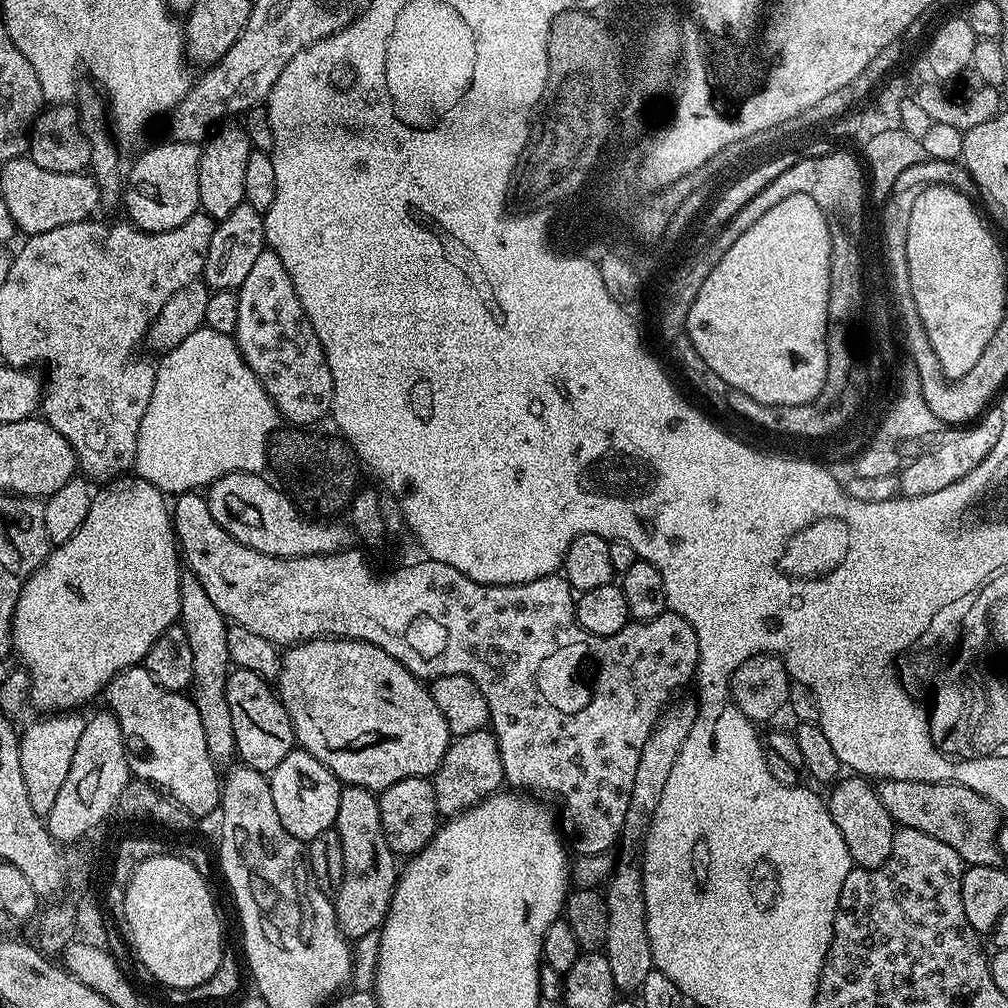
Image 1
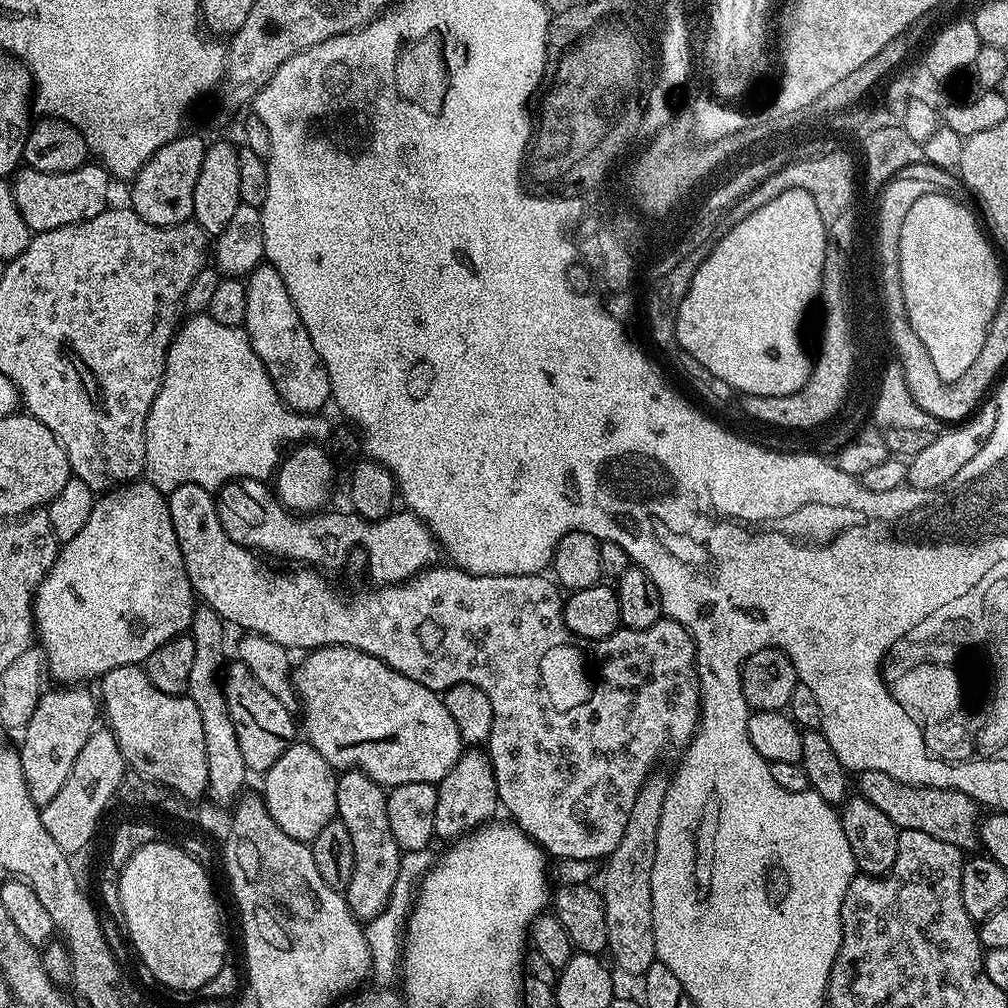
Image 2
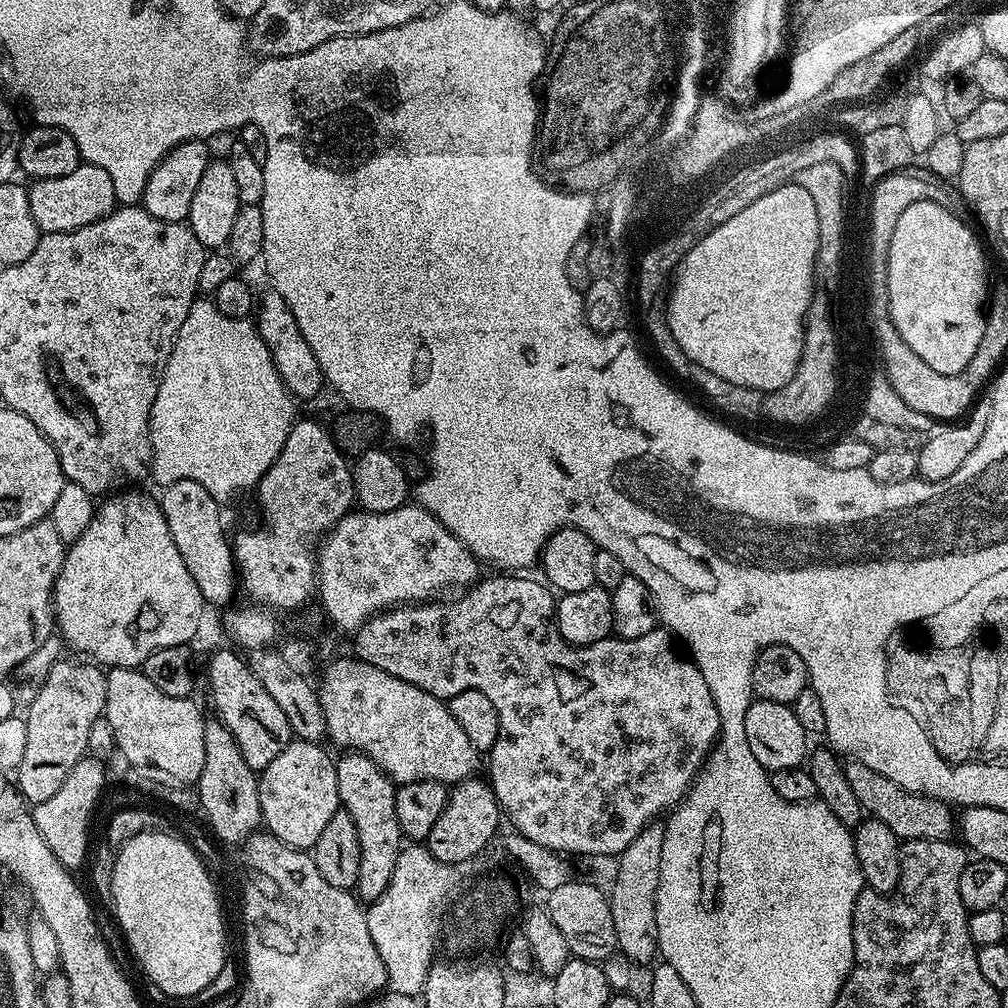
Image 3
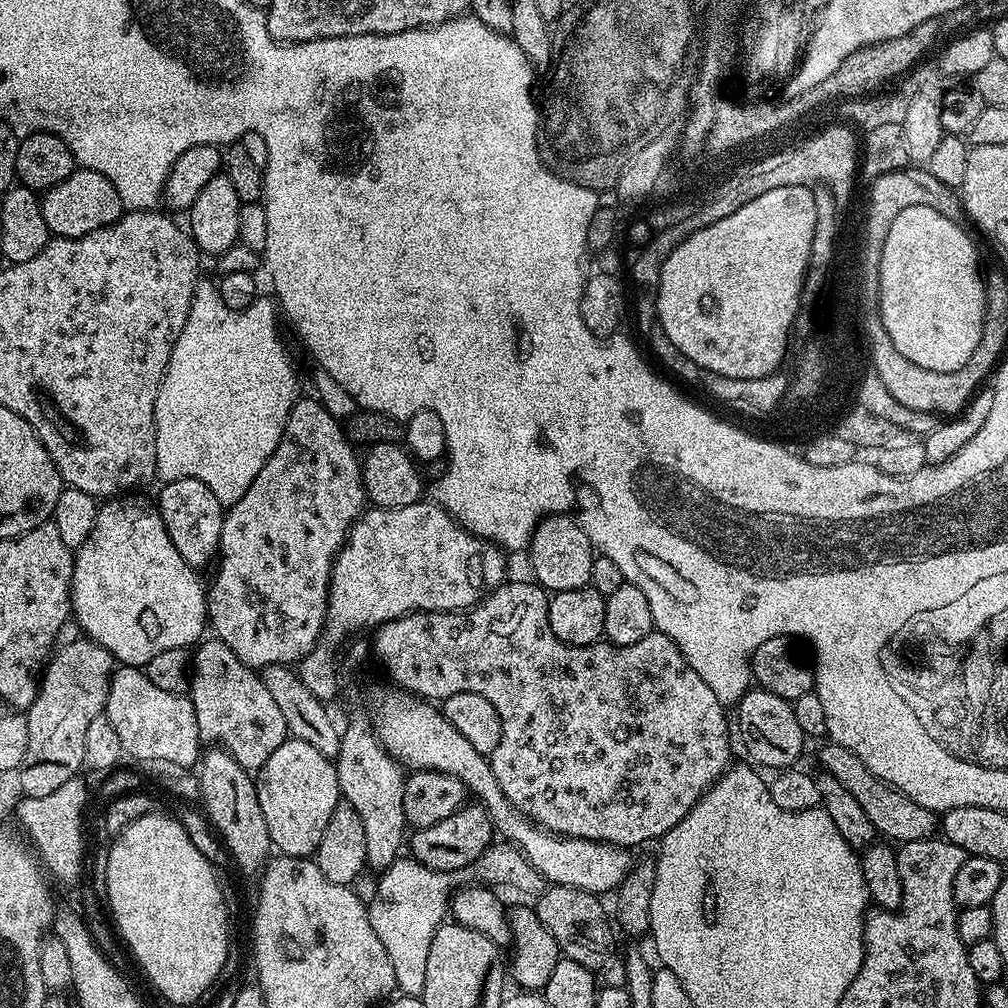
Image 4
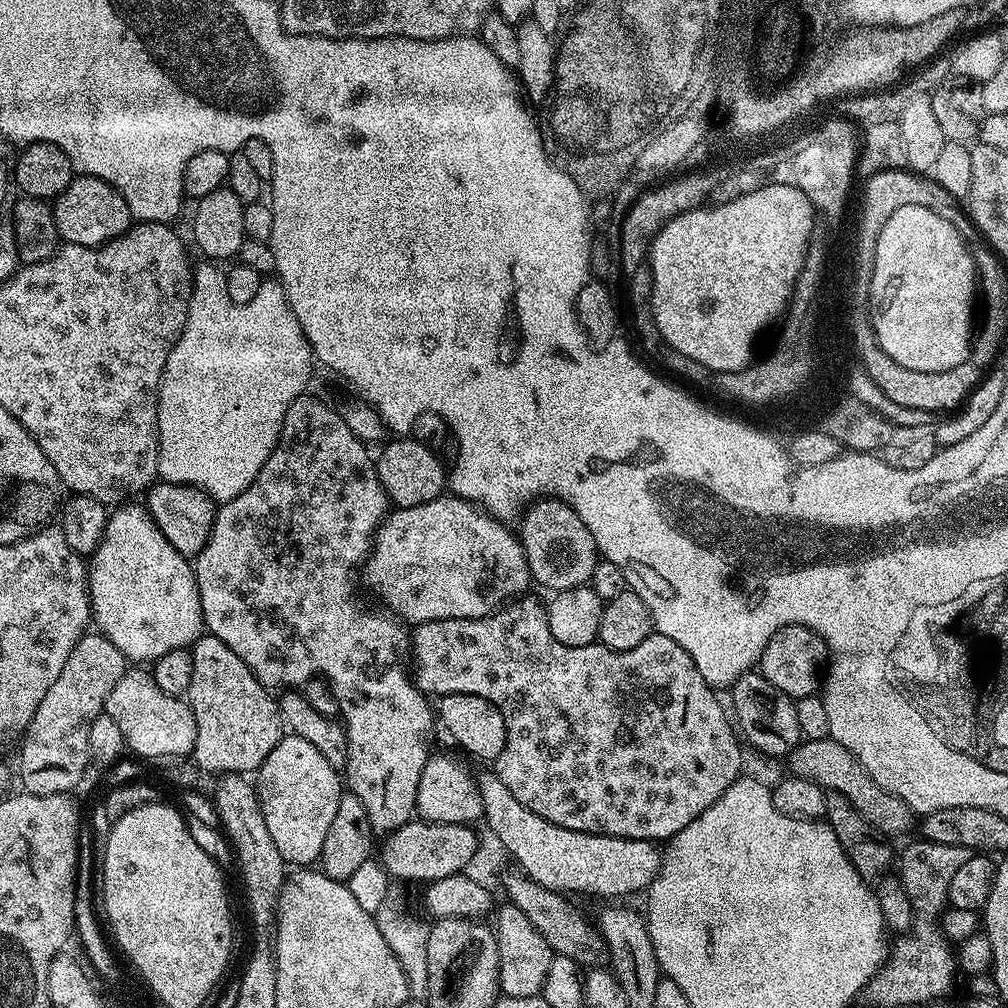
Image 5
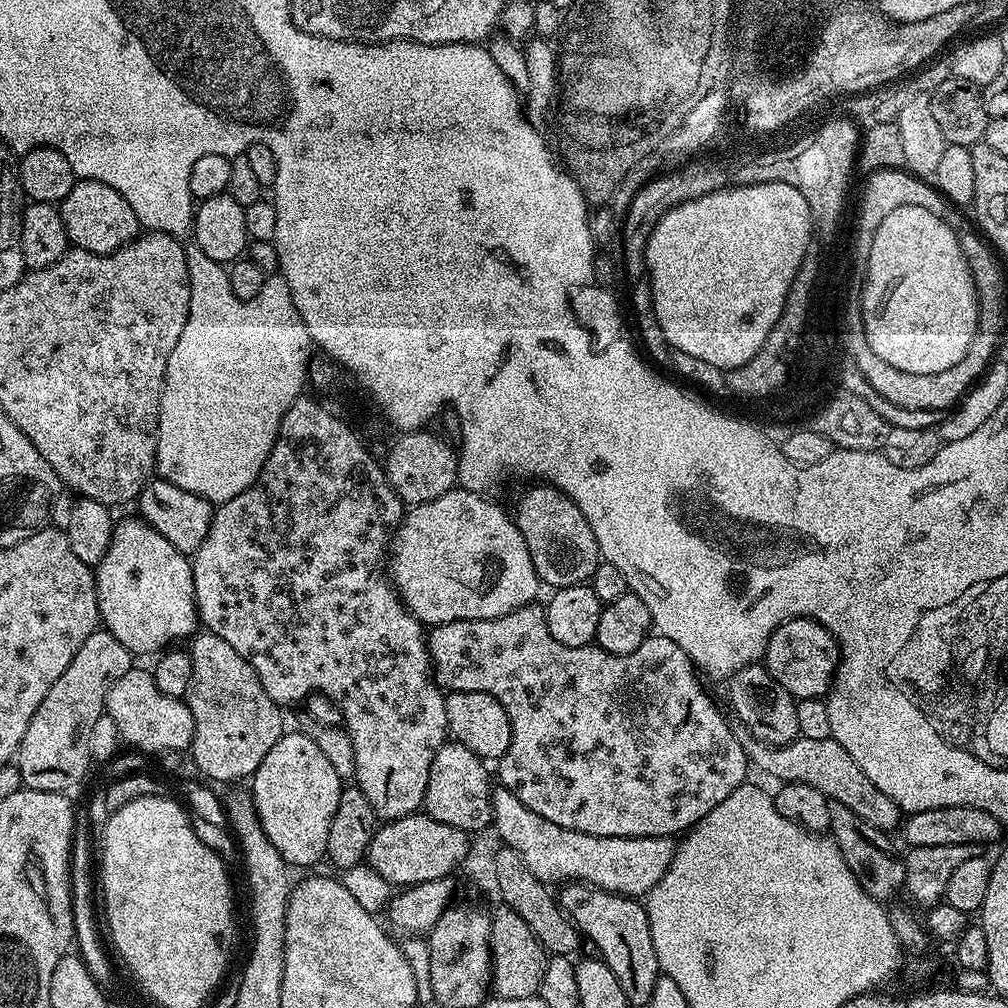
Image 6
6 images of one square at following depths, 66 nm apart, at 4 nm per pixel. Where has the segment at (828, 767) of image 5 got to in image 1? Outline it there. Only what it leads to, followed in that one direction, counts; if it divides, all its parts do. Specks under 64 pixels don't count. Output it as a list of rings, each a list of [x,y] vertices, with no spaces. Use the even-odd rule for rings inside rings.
[[[881,780],[878,784],[882,806],[901,828],[922,830],[938,842],[946,842],[968,866],[999,865],[1002,857],[996,835],[1002,827],[1002,813],[982,794],[961,784],[918,782],[917,780]]]

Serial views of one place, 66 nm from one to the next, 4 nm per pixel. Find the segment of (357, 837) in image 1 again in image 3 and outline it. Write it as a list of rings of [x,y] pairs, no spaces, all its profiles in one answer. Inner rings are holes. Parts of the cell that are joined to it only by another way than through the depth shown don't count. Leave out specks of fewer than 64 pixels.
[[[348,750],[343,755],[336,760],[338,798],[350,818],[354,818],[360,847],[360,865],[354,892],[361,901],[371,902],[379,898],[386,886],[390,886],[390,874],[394,874],[394,862],[398,862],[402,847],[396,809],[397,785],[363,752]]]

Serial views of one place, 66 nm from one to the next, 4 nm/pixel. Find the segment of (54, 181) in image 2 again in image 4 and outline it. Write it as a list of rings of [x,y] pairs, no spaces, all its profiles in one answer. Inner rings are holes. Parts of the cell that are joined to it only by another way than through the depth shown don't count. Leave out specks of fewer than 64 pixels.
[[[77,167],[58,186],[49,188],[40,200],[42,218],[46,218],[46,226],[53,237],[78,238],[90,234],[99,228],[118,222],[126,209],[122,198],[118,198],[118,190],[102,174],[89,168]]]

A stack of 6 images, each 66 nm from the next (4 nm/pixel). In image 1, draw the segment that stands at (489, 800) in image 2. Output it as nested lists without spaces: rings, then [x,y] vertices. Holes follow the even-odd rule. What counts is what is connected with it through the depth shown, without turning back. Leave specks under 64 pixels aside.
[[[481,730],[455,737],[449,743],[440,769],[434,774],[434,783],[436,805],[444,818],[451,818],[457,812],[465,812],[487,796],[501,791],[505,783],[504,767],[495,734],[490,730]]]

